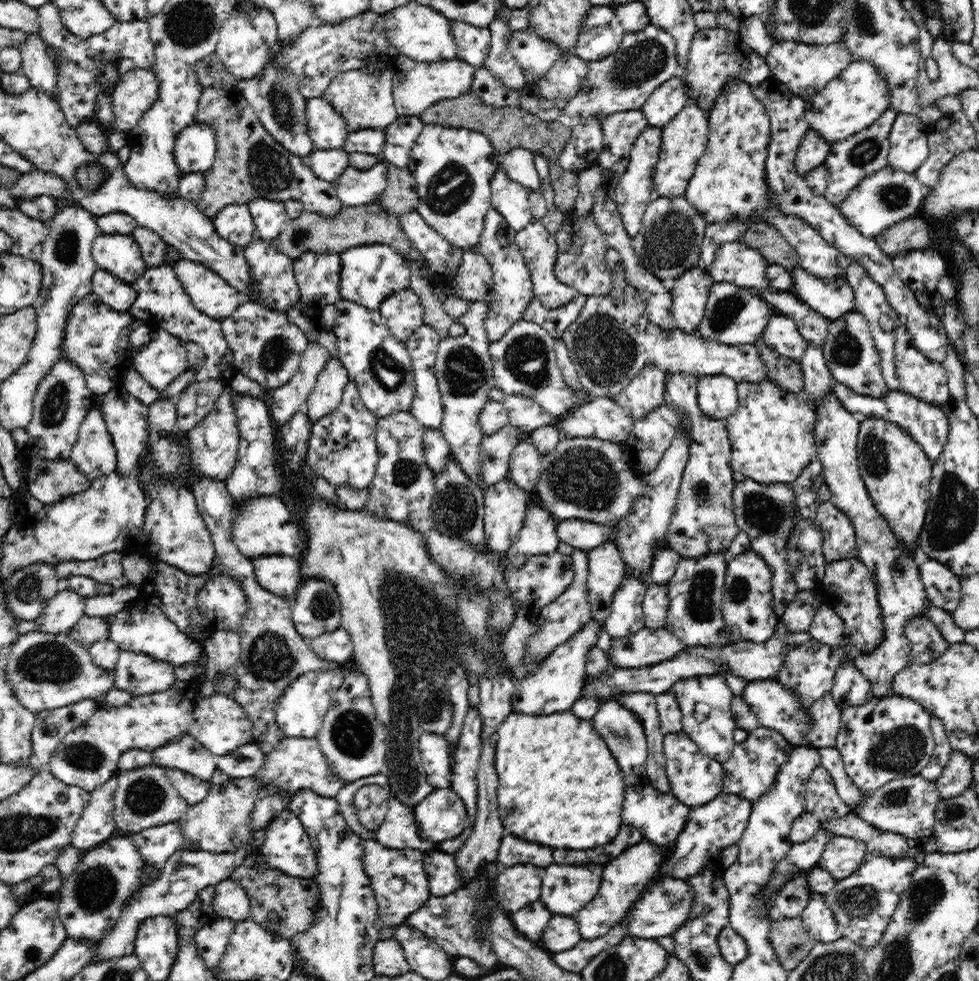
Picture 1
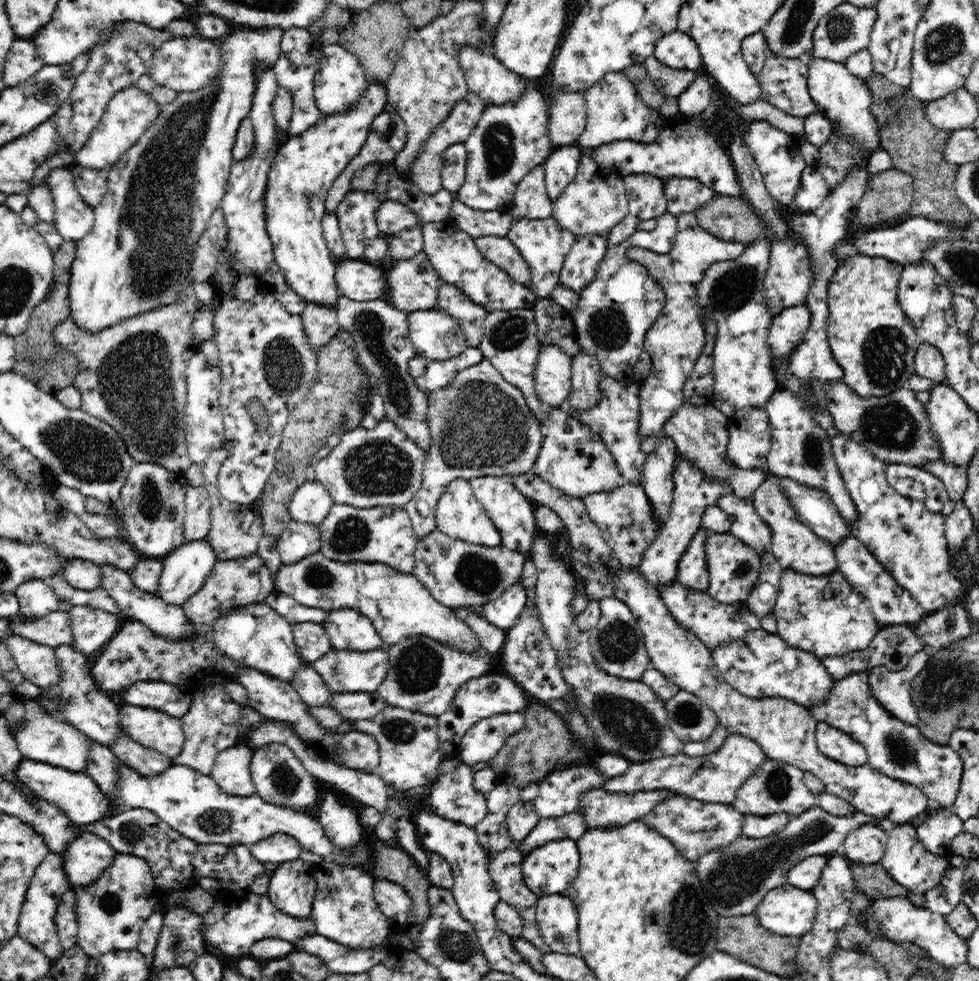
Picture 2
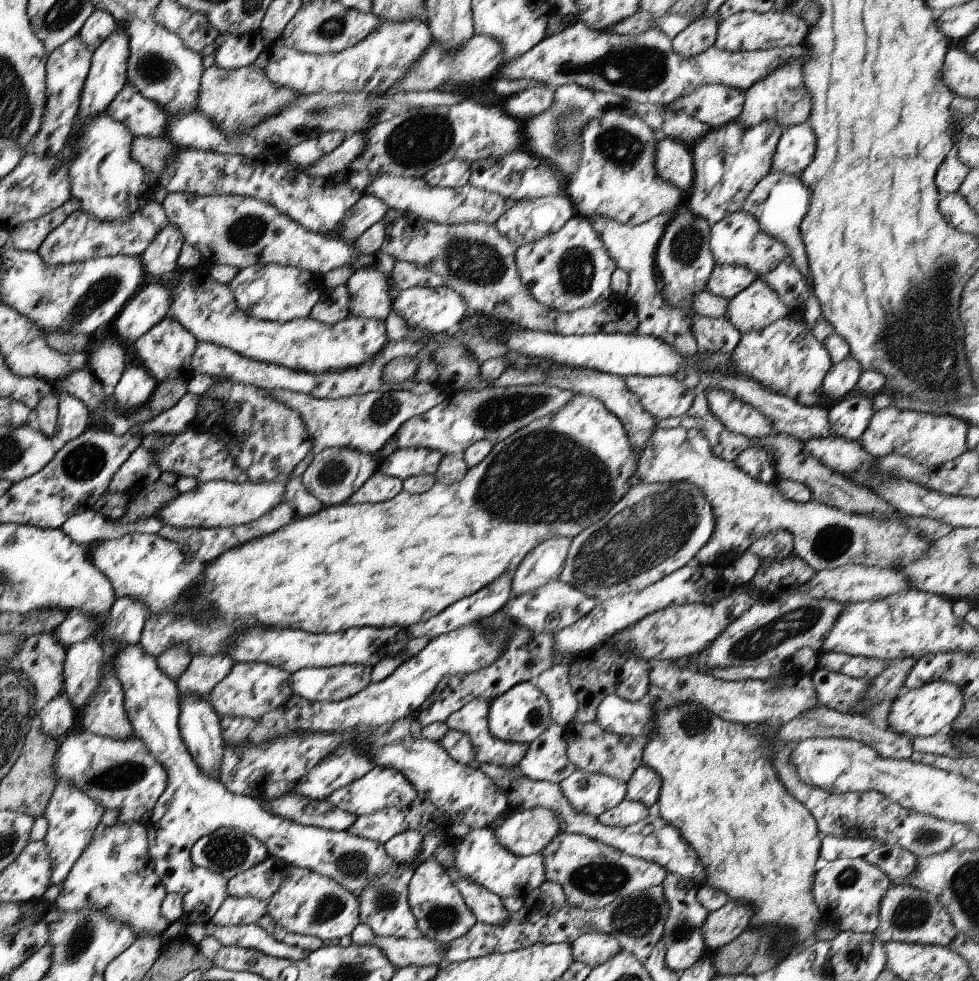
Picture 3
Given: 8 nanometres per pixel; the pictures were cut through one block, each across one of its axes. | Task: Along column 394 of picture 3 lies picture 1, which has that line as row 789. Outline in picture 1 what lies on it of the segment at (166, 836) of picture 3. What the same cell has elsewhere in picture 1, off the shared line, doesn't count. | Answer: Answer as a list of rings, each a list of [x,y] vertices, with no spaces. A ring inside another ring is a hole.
[[[890,695],[889,697],[884,697],[878,699],[876,697],[872,697],[865,705],[848,707],[841,711],[841,727],[840,732],[837,736],[837,745],[835,746],[836,750],[840,751],[840,759],[842,759],[842,763],[844,763],[844,770],[848,775],[848,778],[862,790],[869,792],[888,784],[888,782],[906,778],[909,776],[916,776],[916,774],[920,775],[922,768],[924,768],[930,758],[932,758],[934,749],[935,749],[935,738],[933,737],[933,730],[931,727],[931,718],[933,716],[921,705],[916,702],[916,700],[912,700],[907,696],[898,696],[898,695]]]

